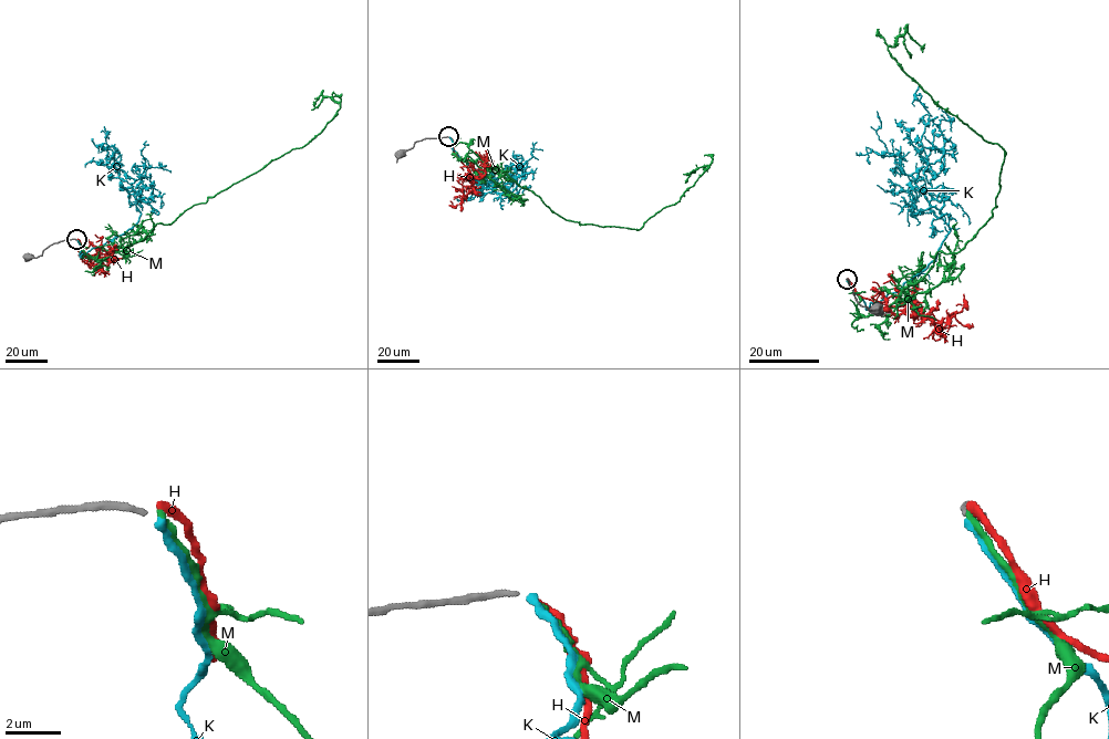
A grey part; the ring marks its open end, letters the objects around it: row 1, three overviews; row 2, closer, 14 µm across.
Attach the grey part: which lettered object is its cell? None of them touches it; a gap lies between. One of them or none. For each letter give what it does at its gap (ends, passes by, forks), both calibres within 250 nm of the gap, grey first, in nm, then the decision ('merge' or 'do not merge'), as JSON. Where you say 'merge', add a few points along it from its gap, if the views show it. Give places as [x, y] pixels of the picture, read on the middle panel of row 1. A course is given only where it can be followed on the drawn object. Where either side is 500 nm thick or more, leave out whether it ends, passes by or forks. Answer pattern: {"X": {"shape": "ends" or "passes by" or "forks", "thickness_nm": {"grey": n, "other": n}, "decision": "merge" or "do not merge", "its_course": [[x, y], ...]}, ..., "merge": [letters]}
{"H": {"shape": "ends", "thickness_nm": {"grey": 200, "other": 260}, "decision": "do not merge"}, "K": {"shape": "ends", "thickness_nm": {"grey": 200, "other": 240}, "decision": "merge", "its_course": [[449, 136], [458, 156], [512, 196], [507, 193], [511, 185], [486, 180], [478, 185], [476, 178]]}, "M": {"shape": "ends", "thickness_nm": {"grey": 200, "other": 200}, "decision": "do not merge"}, "merge": ["K"]}

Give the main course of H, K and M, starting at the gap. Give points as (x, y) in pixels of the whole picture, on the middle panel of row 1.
H: (449, 136), (453, 152), (468, 168), (474, 185), (460, 203), (448, 205)
K: (449, 136), (458, 156), (512, 196), (507, 193), (511, 185), (486, 180), (478, 185), (476, 178)
M: (449, 136), (531, 190), (558, 216), (581, 225), (639, 229), (675, 204), (712, 160), (686, 180)

